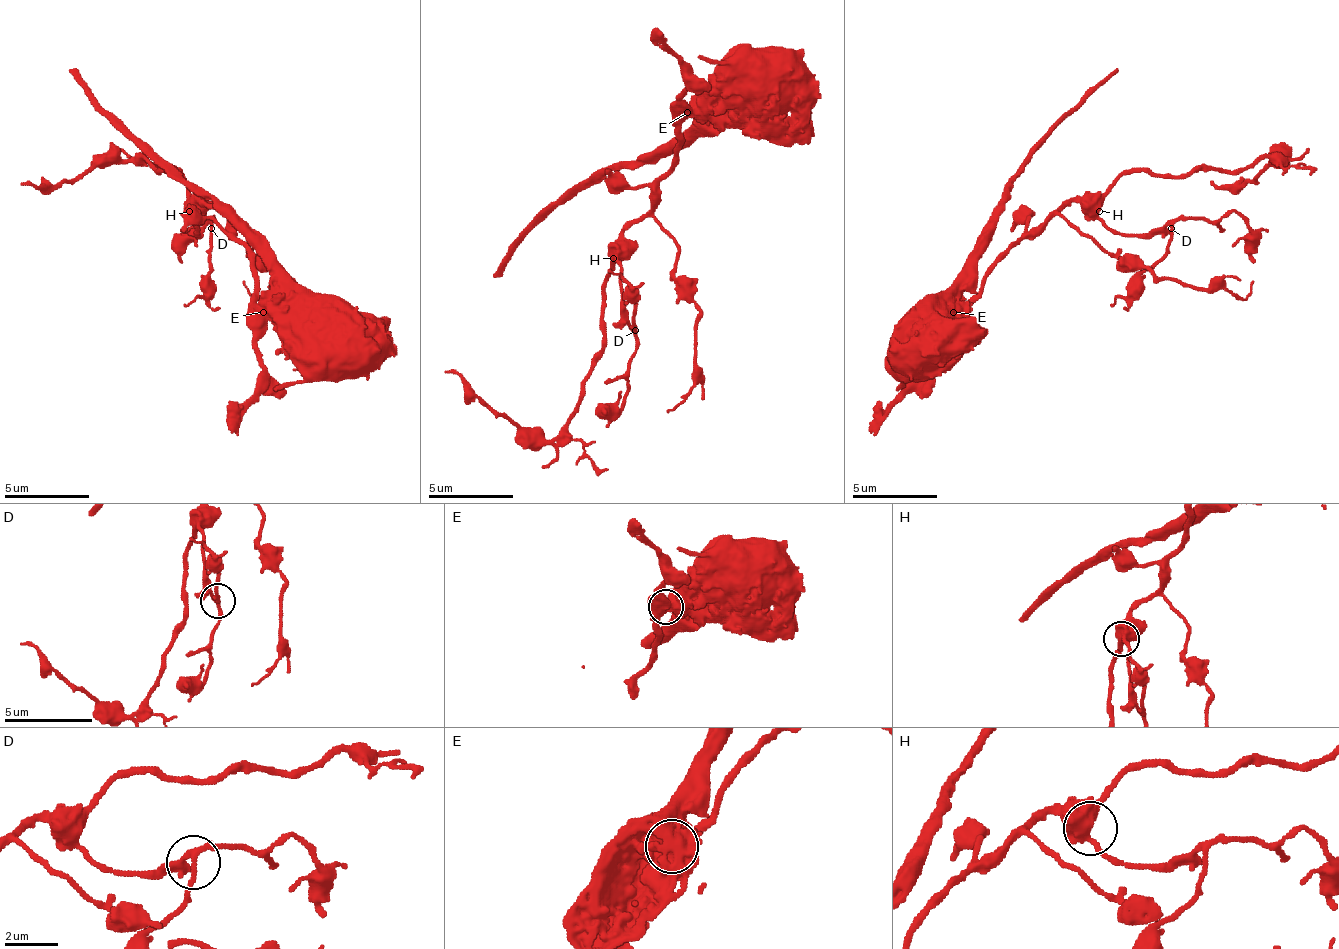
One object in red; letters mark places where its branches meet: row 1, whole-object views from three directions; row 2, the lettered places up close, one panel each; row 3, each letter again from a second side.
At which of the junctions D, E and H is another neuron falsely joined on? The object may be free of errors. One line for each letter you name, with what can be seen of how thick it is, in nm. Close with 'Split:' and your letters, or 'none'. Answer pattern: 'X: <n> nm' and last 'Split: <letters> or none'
E: 650 nm
Split: E

